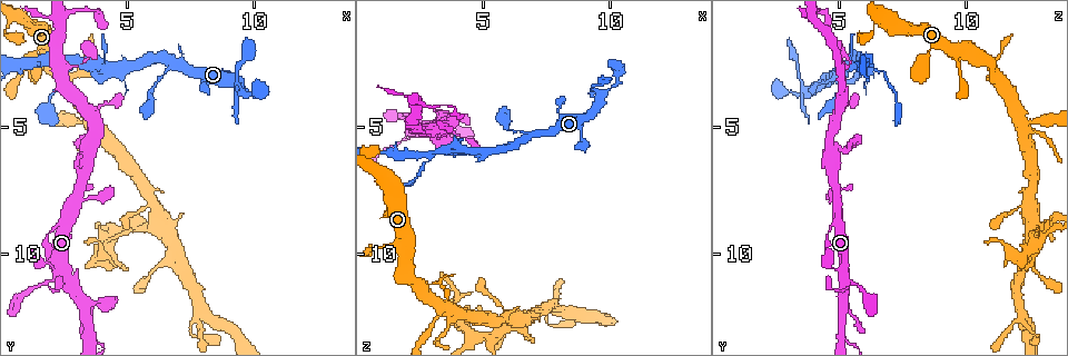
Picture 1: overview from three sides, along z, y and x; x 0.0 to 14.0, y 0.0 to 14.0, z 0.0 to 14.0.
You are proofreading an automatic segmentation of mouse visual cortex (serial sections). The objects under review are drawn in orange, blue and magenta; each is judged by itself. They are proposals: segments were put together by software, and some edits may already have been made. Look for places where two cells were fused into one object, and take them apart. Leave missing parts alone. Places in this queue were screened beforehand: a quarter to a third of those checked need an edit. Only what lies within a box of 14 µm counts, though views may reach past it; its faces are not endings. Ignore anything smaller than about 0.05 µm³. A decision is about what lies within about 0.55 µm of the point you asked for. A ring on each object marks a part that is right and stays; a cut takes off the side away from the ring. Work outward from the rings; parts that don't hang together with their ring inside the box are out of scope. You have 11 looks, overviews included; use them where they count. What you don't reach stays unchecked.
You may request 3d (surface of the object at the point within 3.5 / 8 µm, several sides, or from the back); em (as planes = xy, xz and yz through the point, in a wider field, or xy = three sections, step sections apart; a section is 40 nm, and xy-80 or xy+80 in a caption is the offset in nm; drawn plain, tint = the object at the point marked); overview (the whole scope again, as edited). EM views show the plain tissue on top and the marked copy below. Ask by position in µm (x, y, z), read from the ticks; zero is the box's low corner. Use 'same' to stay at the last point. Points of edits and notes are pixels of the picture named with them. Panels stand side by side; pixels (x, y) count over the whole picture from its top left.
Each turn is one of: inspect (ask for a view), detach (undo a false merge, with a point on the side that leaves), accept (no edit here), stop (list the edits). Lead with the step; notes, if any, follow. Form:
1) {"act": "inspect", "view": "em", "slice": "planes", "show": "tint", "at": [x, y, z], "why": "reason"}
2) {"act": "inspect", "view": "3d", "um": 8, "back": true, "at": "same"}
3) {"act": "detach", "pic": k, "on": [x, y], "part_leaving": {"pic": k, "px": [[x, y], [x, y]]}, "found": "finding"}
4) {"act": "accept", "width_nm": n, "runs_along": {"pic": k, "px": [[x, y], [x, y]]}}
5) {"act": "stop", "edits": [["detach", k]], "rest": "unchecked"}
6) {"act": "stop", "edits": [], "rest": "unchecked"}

{"act": "inspect", "view": "3d", "um": 3.5, "at": [6.1, 8.9, 12.7], "why": "abrupt turn"}

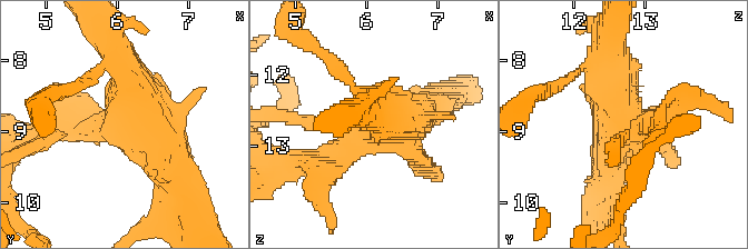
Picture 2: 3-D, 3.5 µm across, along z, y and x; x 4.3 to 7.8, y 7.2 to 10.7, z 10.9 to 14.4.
{"act": "detach", "pic": 2, "on": [326, 171], "part_leaving": {"pic": 2, "px": [[344, 150], [306, 161], [279, 158]]}, "found": "a second cell is stuck on"}

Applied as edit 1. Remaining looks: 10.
{"act": "inspect", "view": "3d", "um": 3.5, "at": [9.5, 3.5, 3.9], "why": "two arms in line, one across"}

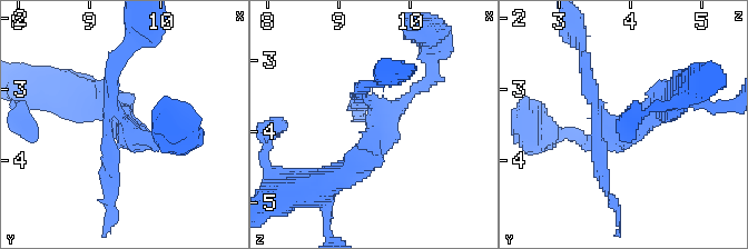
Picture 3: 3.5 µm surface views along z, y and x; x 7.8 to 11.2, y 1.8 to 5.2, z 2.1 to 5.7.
{"act": "inspect", "view": "em", "slice": "xy", "step": 1, "show": "tint", "at": [9.55, 3.60, 3.90]}

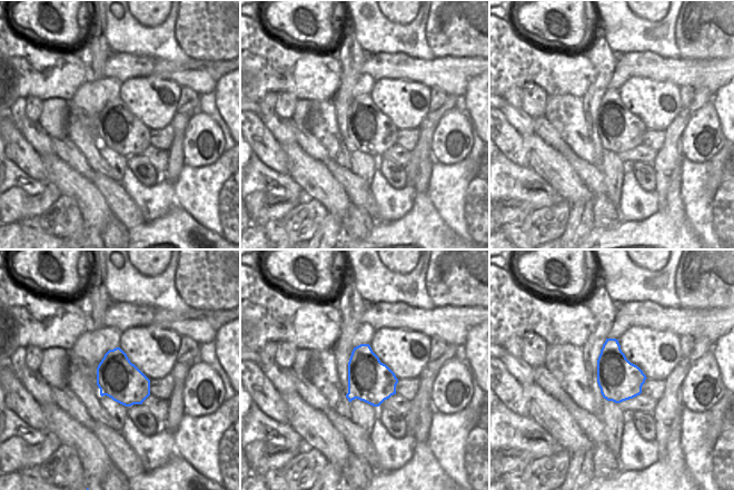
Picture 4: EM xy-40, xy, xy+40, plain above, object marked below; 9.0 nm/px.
{"act": "detach", "pic": 3, "on": [115, 158], "part_leaving": {"pic": 3, "px": [[116, 109], [112, 61], [137, 30]]}, "found": "two cells meet here"}

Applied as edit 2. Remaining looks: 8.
{"act": "inspect", "view": "overview", "why": "redraw"}

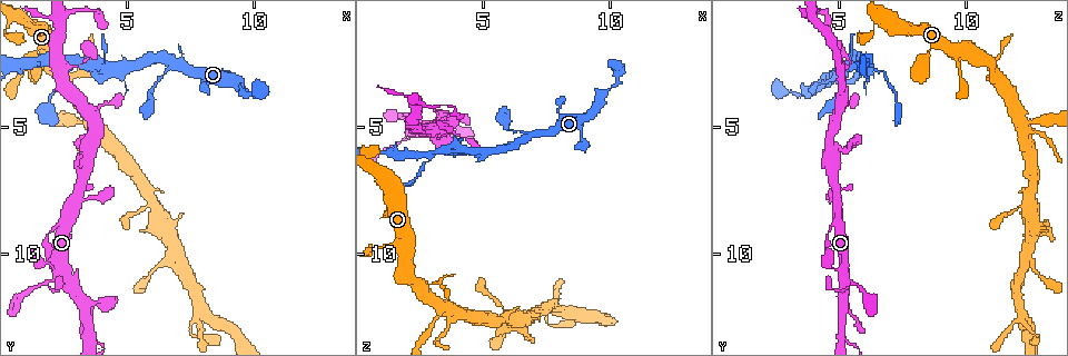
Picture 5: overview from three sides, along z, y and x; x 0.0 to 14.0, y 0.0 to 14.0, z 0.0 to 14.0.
{"act": "inspect", "view": "3d", "um": 8, "at": [1.7, 10.4, 4.6], "why": "calibre changes"}

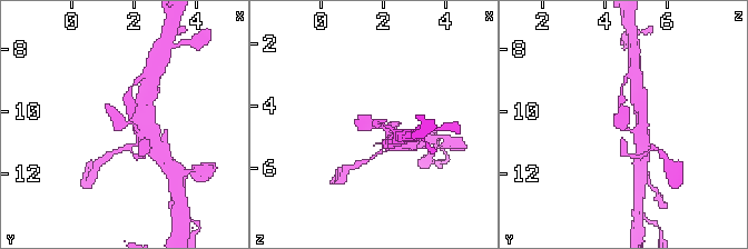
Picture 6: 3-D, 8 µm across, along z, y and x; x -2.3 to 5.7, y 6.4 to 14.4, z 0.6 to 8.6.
{"act": "inspect", "view": "em", "slice": "xy", "step": 2, "show": "tint", "at": [1.6, 10.4, 4.6], "why": "need the tissue"}

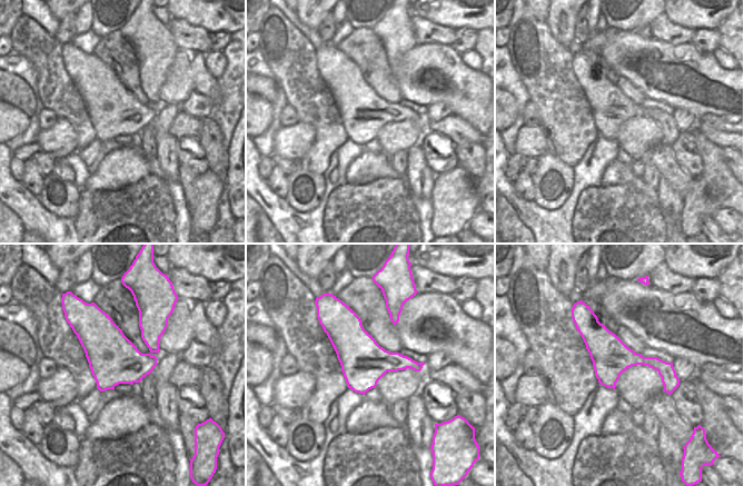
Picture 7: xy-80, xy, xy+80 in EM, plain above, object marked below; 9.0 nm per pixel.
{"act": "accept", "found": "one cell here"}

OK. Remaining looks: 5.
{"act": "inspect", "view": "3d", "um": 3.5, "back": true, "at": [3.3, 11.8, 5.2], "why": "a narrow waist"}

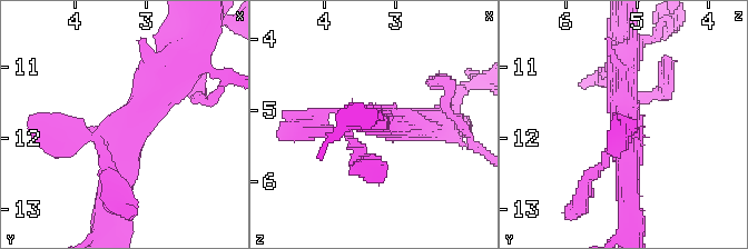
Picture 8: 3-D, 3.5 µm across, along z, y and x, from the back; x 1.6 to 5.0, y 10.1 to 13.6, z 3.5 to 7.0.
{"act": "accept", "runs_along": {"pic": 8, "px": [[173, 71], [125, 133], [108, 205]]}, "found": "all the same cell"}

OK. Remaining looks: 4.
{"act": "stop", "edits": [["detach", 2], ["detach", 3]], "rest": "unchecked"}

